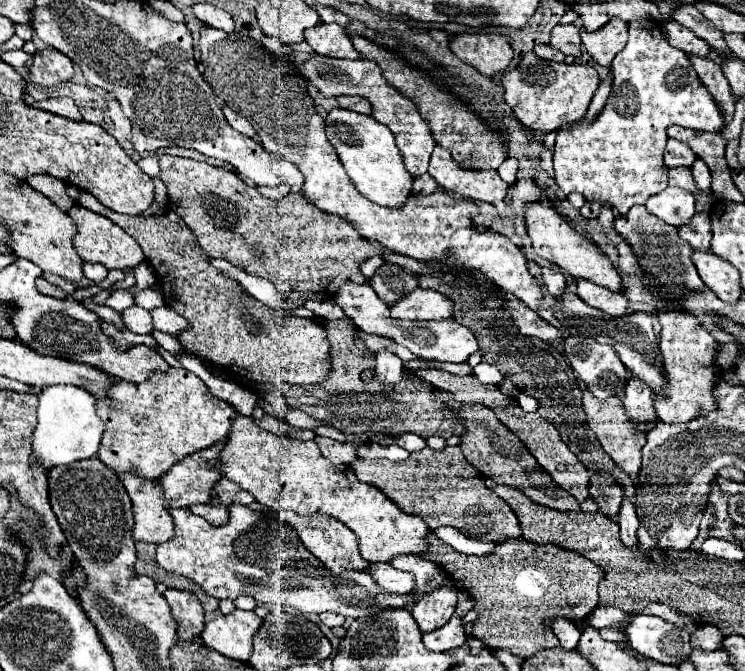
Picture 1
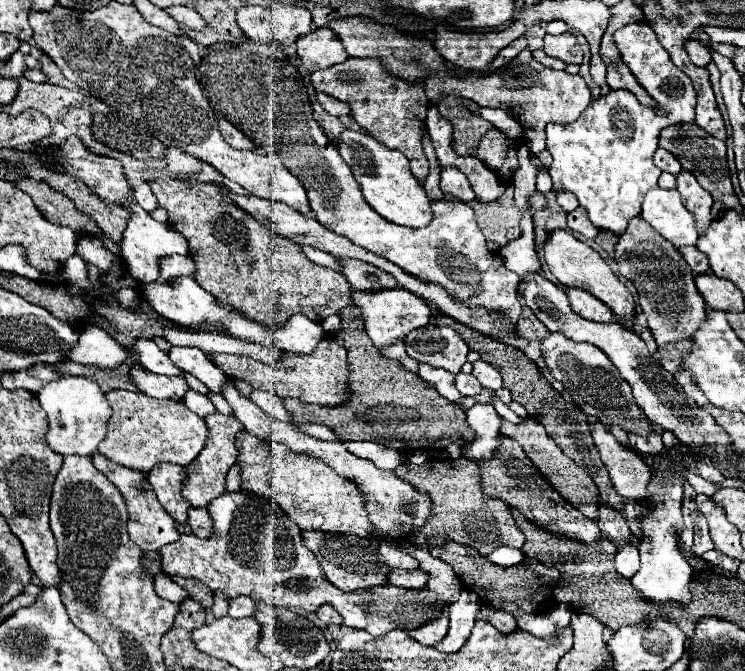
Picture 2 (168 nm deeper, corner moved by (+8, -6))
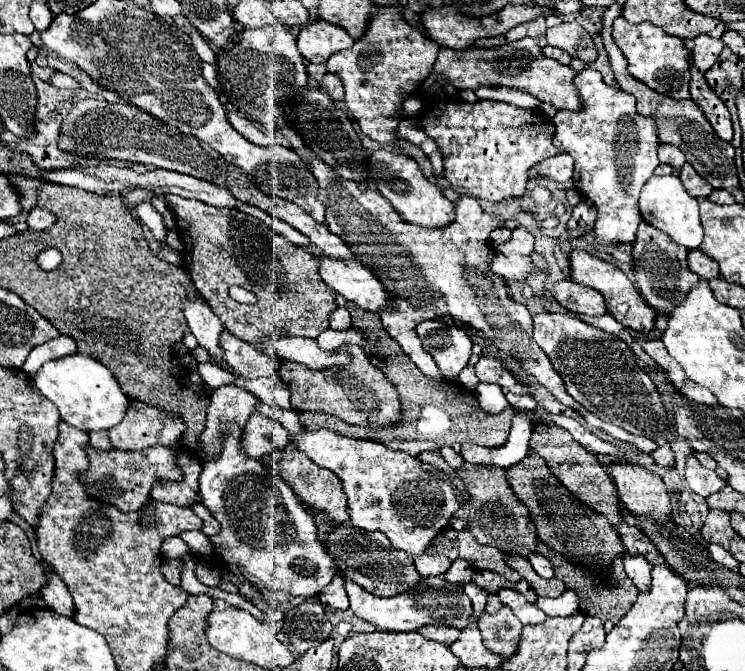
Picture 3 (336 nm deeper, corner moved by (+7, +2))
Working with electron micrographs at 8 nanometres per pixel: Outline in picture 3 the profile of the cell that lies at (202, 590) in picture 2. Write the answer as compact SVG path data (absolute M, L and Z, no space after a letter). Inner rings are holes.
M170 560L170 562L164 562L162 564L162 574L172 584L178 584L180 582L182 570L184 570L184 562L182 560Z

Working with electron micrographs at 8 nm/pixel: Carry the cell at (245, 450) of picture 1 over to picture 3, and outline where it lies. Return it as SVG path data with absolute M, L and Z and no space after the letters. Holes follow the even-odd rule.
M286 444L284 450L280 450L280 460L276 462L280 476L286 480L286 484L294 490L296 498L308 506L308 508L316 508L318 512L322 512L328 520L332 520L334 524L348 524L350 516L348 516L348 502L346 502L346 494L342 488L342 482L336 474L332 474L330 470L324 470L320 466L316 466L312 460L308 460L308 456L304 456L294 444Z

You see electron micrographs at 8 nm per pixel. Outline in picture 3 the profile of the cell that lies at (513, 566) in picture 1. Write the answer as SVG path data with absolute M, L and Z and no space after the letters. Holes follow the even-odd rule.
M466 530L458 532L456 542L458 542L458 554L460 554L460 558L464 558L472 568L498 572L498 574L502 574L510 582L520 582L522 580L522 576L508 566L508 562L506 562L508 554L504 554L504 552L500 552L496 548L480 546L470 536L470 532L466 532Z

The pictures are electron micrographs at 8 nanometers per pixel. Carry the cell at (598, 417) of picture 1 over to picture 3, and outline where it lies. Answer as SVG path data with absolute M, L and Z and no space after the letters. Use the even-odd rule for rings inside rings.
M610 464L610 478L622 504L632 514L654 516L656 522L670 520L670 500L658 474L638 464Z

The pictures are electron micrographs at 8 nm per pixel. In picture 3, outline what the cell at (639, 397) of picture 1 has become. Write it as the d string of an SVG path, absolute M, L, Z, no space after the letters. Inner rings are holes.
M666 444L666 446L658 446L654 452L652 452L652 458L660 464L660 466L674 466L674 452L672 448Z

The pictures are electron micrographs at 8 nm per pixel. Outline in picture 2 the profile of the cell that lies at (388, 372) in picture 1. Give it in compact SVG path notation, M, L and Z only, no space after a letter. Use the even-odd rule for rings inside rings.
M389 288L389 290L375 290L375 292L353 290L351 300L355 306L359 306L361 318L365 322L365 330L379 350L389 346L397 338L405 338L411 330L423 328L429 324L427 302L423 298L411 294L409 290L403 290L403 288Z

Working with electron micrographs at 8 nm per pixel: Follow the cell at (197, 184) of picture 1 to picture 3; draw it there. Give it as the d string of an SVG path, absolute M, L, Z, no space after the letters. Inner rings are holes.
M164 194L176 216L178 236L184 244L182 262L192 274L222 324L240 340L290 336L316 338L328 328L328 314L336 308L336 292L318 274L320 260L308 250L278 236L262 220L236 208L214 208L202 200ZM230 286L242 286L256 294L256 304L240 304L230 298Z

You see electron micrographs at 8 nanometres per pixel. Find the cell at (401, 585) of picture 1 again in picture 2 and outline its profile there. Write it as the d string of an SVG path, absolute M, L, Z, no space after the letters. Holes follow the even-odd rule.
M417 568L417 570L393 570L389 574L389 584L401 586L401 588L423 588L427 584L427 574Z

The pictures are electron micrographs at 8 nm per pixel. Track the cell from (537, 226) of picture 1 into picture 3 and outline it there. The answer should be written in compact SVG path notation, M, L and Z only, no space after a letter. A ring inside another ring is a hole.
M574 248L570 252L570 278L574 282L580 282L584 286L590 286L594 290L598 290L604 300L606 300L606 306L608 306L608 312L622 324L622 326L628 326L632 330L652 330L654 328L654 320L656 320L656 312L654 308L650 308L642 294L636 290L636 286L628 280L628 276L616 268L612 262L606 262L606 260L600 260L598 256L592 256L588 254L586 250L580 250L580 248Z

